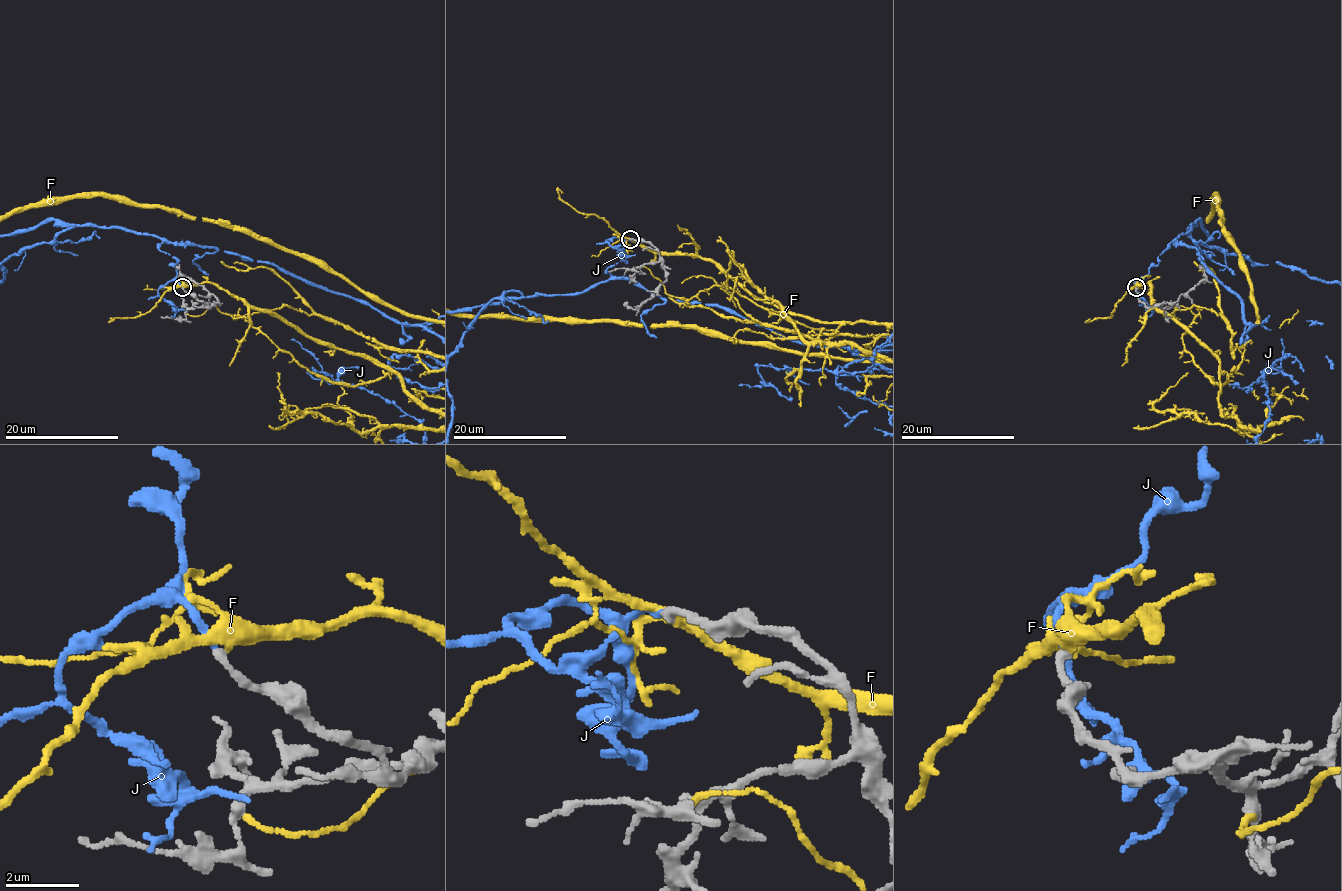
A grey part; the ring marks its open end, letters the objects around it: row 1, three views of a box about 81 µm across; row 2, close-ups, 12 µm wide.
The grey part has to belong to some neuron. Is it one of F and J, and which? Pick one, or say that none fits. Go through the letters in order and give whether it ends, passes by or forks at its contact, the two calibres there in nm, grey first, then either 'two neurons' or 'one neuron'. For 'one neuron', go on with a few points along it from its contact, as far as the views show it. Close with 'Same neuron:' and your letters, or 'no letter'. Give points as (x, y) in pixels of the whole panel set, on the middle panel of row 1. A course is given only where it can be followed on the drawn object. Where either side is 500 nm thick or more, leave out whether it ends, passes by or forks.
F: it forks | 240/340 nm | two neurons
J: it ends | 240/180 nm | one neuron
Same neuron: J

